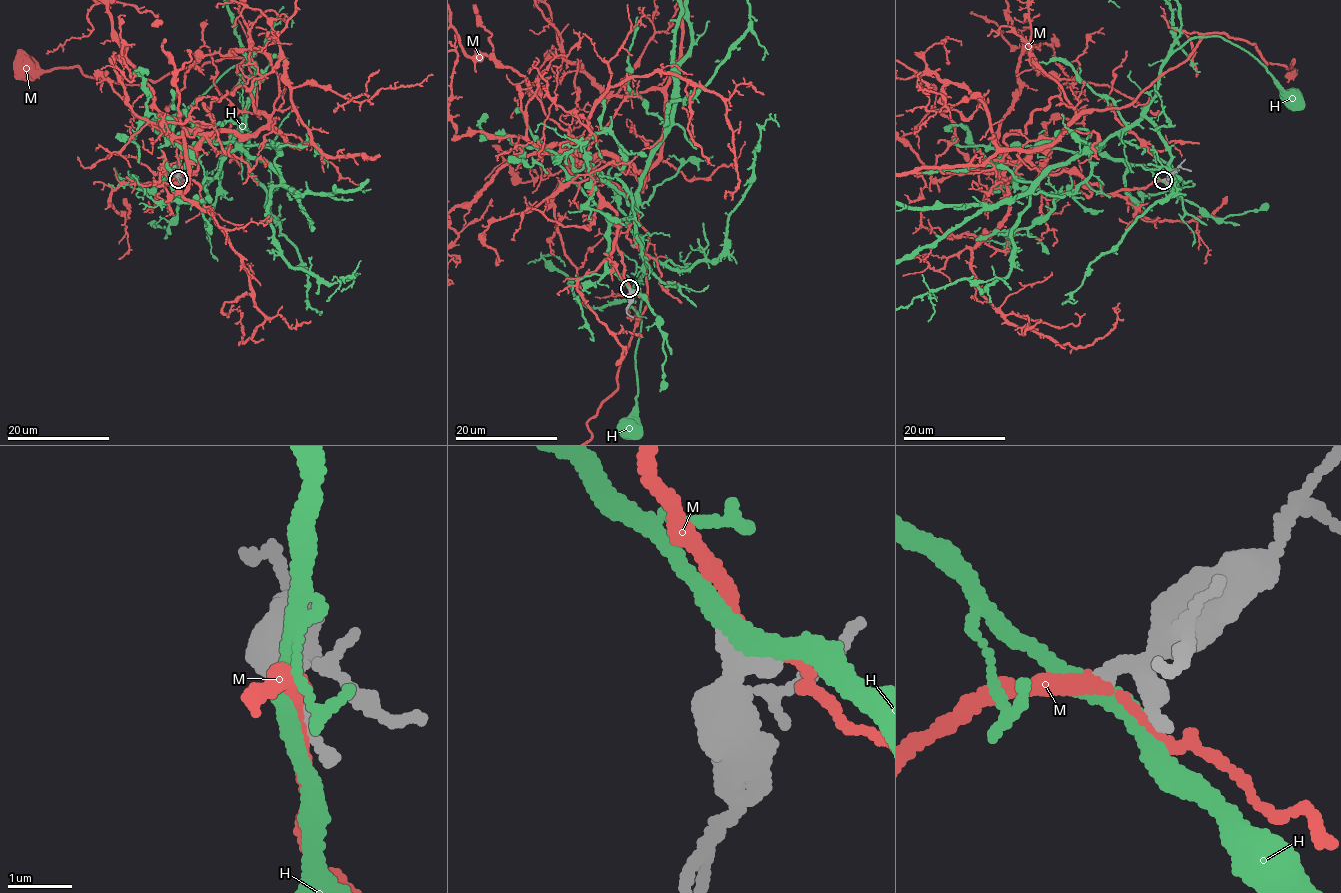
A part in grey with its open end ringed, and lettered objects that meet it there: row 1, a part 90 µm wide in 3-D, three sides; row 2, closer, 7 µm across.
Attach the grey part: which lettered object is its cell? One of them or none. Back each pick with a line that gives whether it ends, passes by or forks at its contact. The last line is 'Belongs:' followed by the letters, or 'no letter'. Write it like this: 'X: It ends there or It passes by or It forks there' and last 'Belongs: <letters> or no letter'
M: It passes by
Belongs: M

